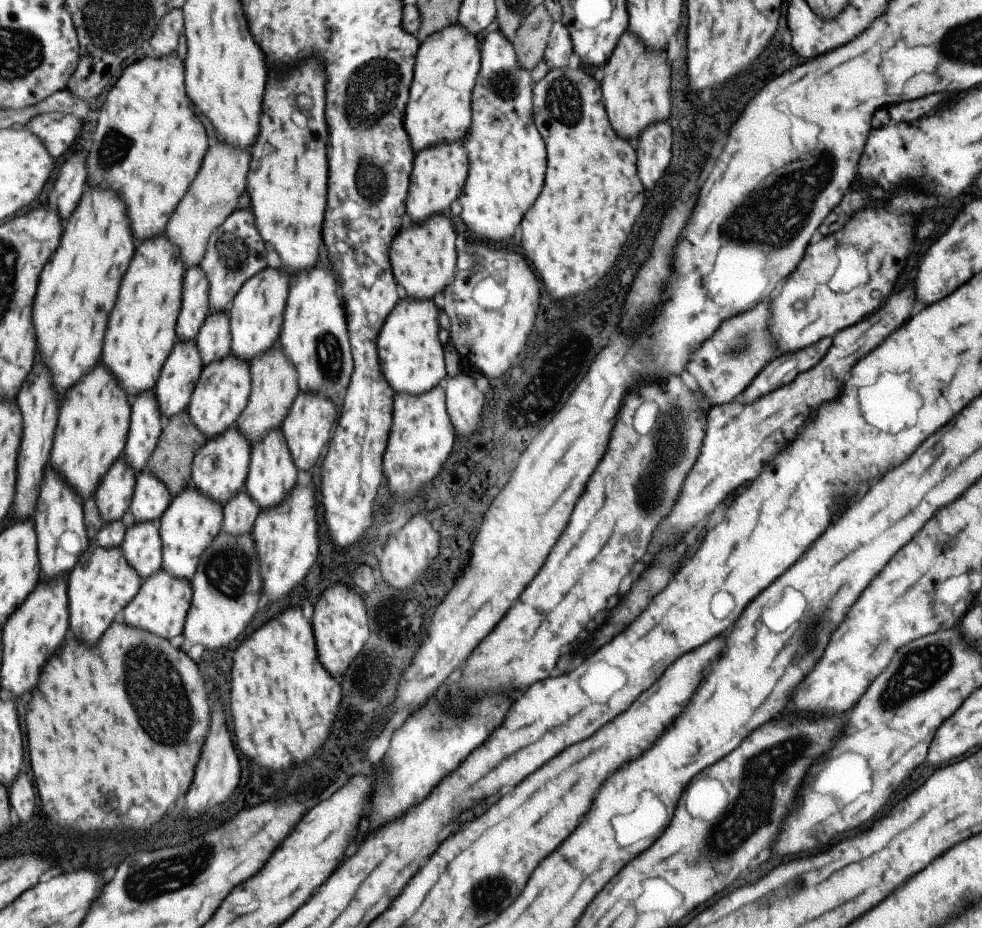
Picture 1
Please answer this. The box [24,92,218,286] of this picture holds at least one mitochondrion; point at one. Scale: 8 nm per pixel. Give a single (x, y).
(115, 147)

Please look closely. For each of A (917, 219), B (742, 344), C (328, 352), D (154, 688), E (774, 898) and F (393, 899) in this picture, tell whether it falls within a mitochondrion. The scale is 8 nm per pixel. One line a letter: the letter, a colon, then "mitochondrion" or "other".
A: other
B: mitochondrion
C: mitochondrion
D: mitochondrion
E: mitochondrion
F: other

